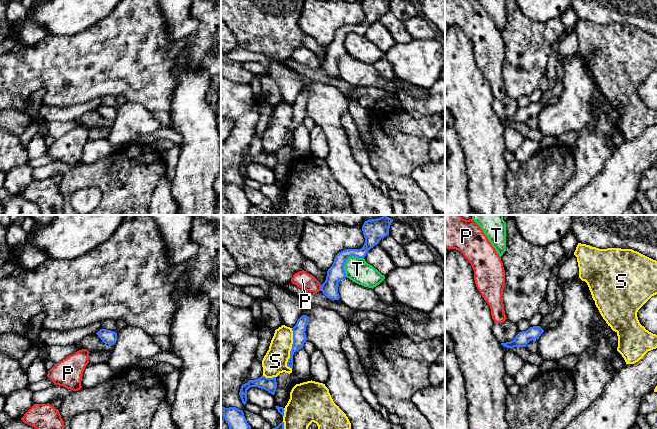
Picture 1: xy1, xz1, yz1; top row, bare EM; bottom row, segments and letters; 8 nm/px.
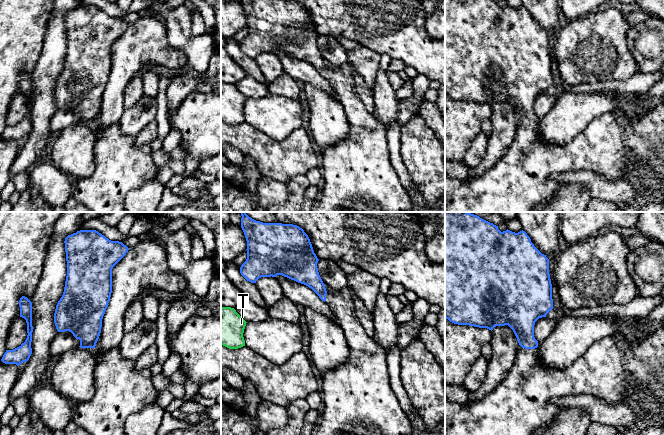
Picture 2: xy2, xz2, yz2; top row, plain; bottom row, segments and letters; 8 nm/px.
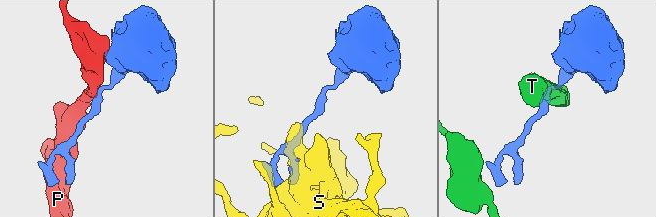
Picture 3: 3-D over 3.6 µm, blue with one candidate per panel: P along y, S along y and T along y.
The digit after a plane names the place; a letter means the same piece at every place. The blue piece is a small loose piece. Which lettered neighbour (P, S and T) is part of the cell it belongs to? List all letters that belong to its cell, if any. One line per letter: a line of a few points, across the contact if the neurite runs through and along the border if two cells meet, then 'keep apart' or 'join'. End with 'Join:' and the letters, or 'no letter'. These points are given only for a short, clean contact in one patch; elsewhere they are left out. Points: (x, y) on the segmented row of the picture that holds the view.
P: xz1 (320, 285), (321, 290) | keep apart
S: keep apart
T: xz1 (363, 257), (350, 256), (346, 260), (344, 265), (345, 276) | keep apart
Join: no letter

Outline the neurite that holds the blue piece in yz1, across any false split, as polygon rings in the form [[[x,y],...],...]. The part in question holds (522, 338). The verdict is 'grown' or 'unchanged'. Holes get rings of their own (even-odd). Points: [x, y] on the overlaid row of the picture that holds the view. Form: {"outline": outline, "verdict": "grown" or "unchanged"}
{"outline": [[[533,326],[526,331],[519,332],[512,341],[501,343],[501,345],[510,349],[514,347],[526,347],[530,341],[534,339],[538,340],[543,332],[544,330],[540,326]]], "verdict": "unchanged"}

